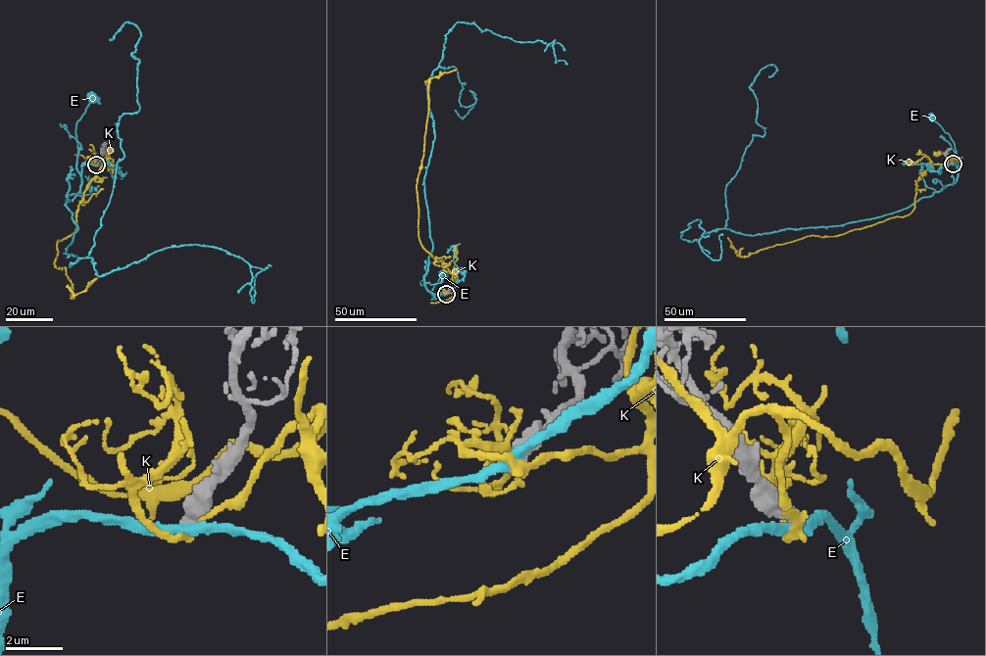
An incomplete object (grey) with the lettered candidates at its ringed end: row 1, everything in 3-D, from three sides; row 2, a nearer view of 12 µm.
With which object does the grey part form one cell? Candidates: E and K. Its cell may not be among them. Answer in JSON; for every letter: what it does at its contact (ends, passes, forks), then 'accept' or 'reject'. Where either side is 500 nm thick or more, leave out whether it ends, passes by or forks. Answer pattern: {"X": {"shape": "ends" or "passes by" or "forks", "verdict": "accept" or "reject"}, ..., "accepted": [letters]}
{"E": {"shape": "passes by", "verdict": "reject"}, "K": {"verdict": "reject"}, "accepted": []}

